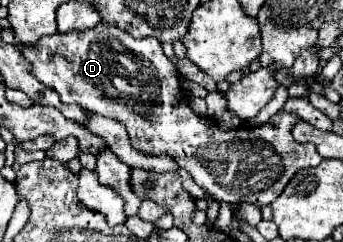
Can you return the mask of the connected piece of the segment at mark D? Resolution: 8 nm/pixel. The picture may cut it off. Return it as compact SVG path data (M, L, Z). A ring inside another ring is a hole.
M98 24L94 30L44 36L36 42L36 46L20 48L20 54L32 64L32 74L42 84L54 88L64 104L80 104L88 112L118 120L126 126L130 142L138 152L146 156L170 156L180 168L188 170L194 182L208 194L212 194L212 198L218 202L248 202L262 208L264 204L272 204L272 200L280 196L280 192L298 170L322 162L314 144L298 144L292 138L292 126L298 118L296 114L278 112L264 126L242 126L232 130L220 128L212 118L194 114L194 110L186 102L188 96L180 86L180 74L176 66L164 56L160 40L134 40L128 32L122 32L116 26Z

